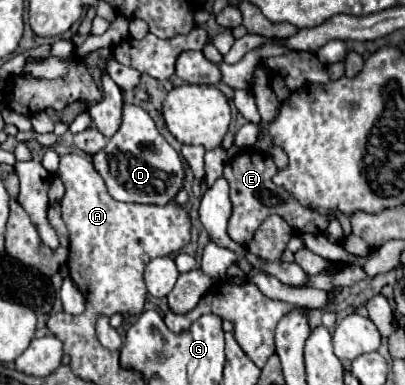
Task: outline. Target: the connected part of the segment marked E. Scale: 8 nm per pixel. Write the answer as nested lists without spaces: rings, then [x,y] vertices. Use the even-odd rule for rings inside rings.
[[[242,149],[236,157],[232,157],[224,167],[224,177],[230,183],[230,201],[232,201],[232,217],[228,221],[228,237],[242,247],[248,247],[256,229],[268,215],[280,215],[296,233],[326,233],[330,219],[314,209],[302,207],[288,191],[274,185],[272,177],[276,175],[276,165],[270,155],[260,153],[256,149]]]

